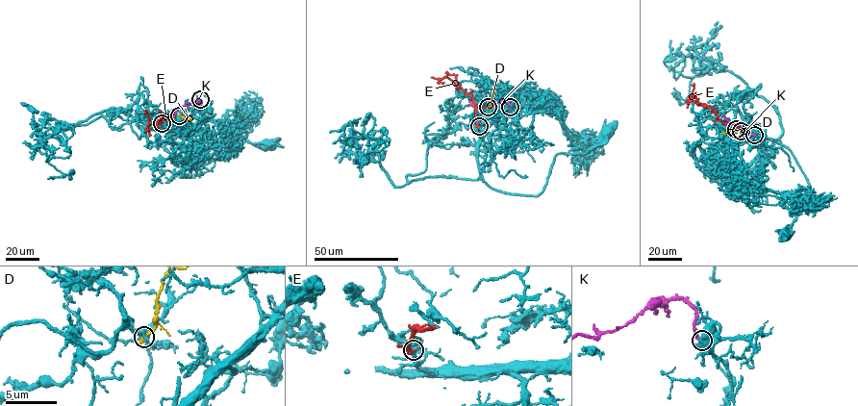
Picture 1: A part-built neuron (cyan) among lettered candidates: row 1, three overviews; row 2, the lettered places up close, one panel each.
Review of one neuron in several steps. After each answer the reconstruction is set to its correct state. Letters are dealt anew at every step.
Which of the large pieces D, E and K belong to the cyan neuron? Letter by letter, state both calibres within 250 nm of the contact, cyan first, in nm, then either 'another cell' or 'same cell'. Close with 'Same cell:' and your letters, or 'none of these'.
D: 360/280 nm | another cell
E: 360/360 nm | another cell
K: 240/320 nm | another cell
Same cell: none of these

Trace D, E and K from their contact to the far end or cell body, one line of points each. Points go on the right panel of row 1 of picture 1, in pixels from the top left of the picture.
D: (736, 129), (724, 134)
E: (741, 131), (736, 126), (722, 121), (712, 108), (691, 98), (693, 86), (691, 85)
K: (754, 135), (748, 135), (739, 123), (730, 123), (725, 116)

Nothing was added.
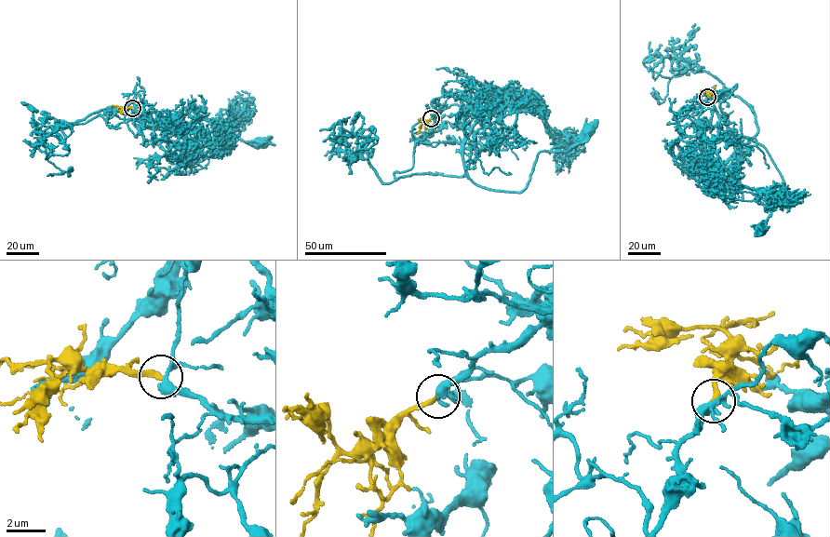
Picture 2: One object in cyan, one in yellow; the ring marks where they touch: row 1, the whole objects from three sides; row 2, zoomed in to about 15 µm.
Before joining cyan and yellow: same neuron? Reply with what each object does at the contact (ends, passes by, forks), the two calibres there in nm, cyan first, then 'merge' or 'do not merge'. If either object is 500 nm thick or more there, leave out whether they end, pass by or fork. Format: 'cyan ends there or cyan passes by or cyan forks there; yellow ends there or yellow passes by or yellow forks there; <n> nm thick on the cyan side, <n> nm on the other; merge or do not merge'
cyan forks there; yellow ends there; 280 nm thick on the cyan side, 260 nm on the other; merge

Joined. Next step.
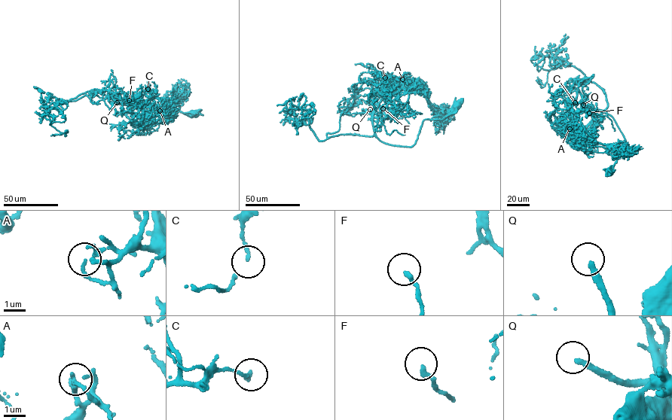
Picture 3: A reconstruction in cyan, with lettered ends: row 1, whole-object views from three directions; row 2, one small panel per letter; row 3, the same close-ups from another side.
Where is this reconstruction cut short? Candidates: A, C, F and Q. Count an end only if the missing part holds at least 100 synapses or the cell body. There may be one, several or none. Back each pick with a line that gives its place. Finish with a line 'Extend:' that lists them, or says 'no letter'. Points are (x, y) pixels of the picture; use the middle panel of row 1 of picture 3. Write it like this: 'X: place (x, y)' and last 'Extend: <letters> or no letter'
Q: place (370, 109)
Extend: Q

